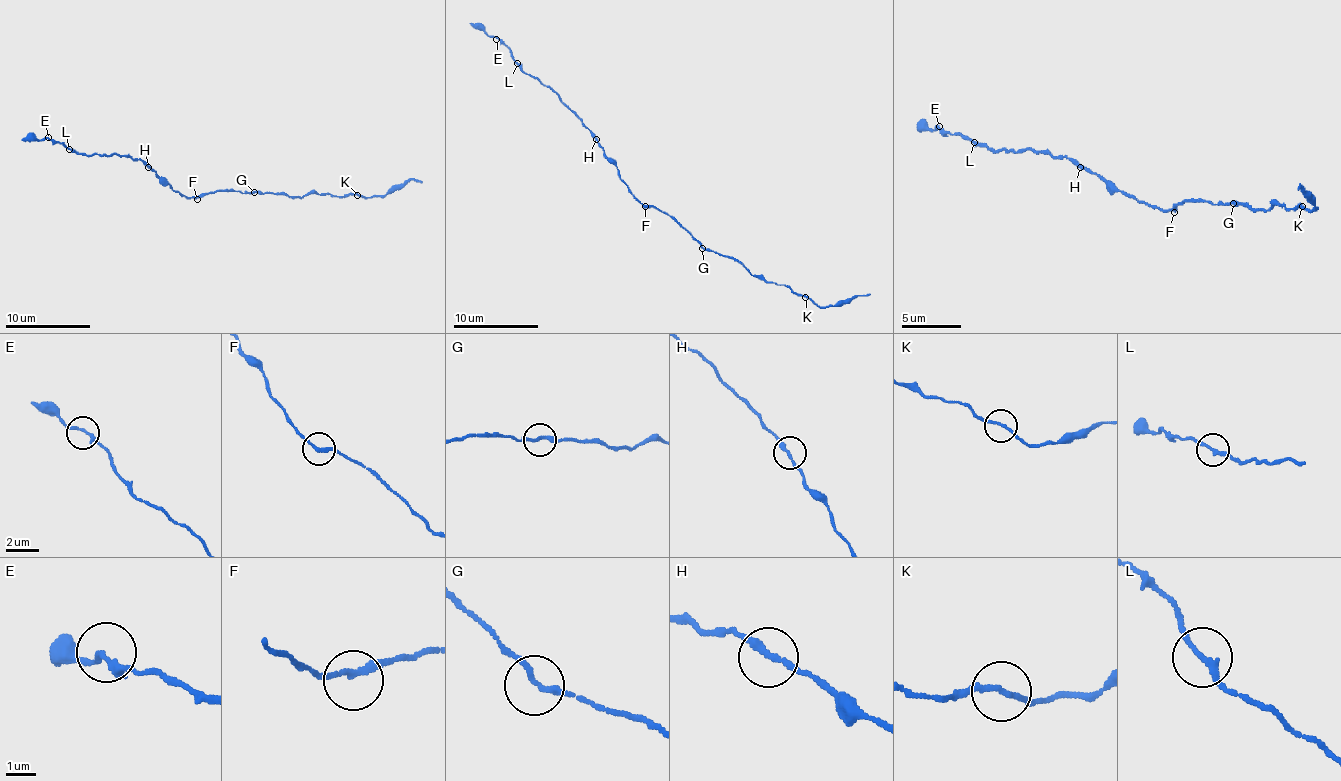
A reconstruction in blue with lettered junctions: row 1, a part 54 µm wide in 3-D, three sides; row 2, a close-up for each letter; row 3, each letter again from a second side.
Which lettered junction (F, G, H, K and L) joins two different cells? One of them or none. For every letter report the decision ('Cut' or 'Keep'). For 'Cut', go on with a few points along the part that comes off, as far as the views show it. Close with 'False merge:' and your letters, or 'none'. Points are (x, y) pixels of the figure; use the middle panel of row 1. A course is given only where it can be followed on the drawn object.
F: Keep
G: Keep
H: Keep
K: Keep
L: Keep
False merge: none

